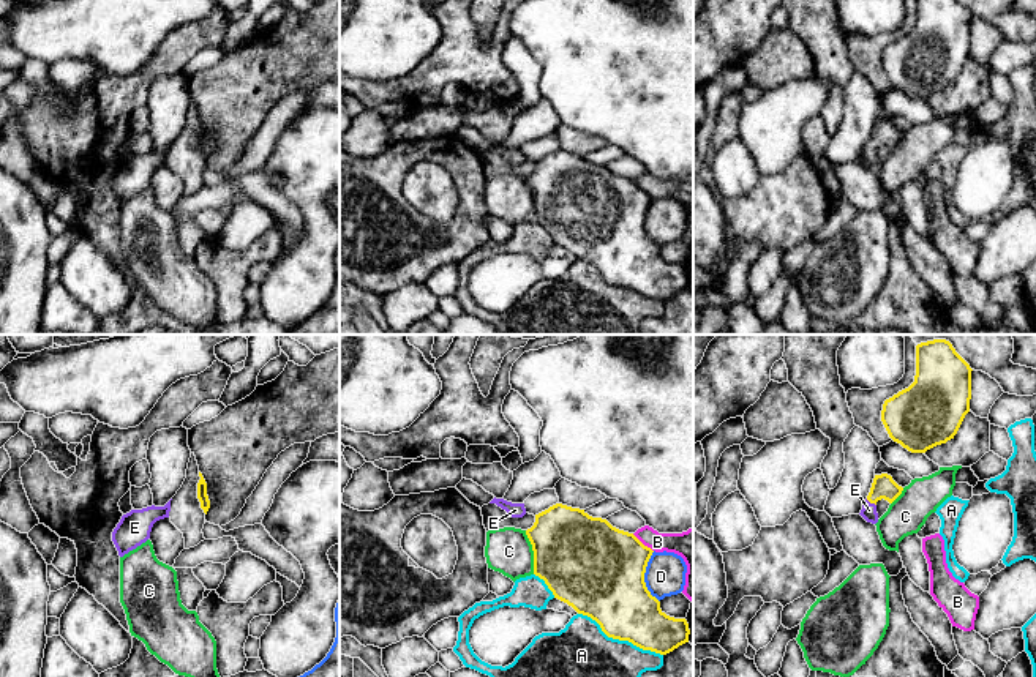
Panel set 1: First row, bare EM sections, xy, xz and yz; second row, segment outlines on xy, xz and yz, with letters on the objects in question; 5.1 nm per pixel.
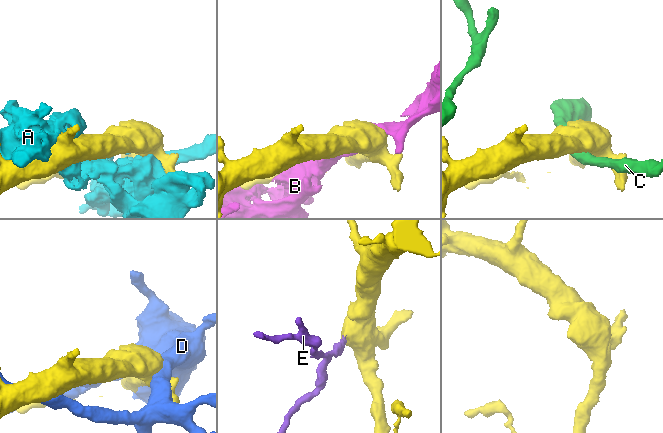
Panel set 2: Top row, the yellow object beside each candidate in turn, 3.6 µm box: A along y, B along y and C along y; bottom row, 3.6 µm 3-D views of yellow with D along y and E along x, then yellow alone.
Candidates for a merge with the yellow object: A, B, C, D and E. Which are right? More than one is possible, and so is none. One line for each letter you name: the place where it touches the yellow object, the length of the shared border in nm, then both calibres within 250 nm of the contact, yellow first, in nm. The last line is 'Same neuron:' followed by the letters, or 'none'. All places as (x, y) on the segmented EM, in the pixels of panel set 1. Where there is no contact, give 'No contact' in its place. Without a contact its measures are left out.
E: Touches yellow at yz (870, 502). Shared border 70 nm. Thickness 120 nm (yellow) against 80 nm
Same neuron: E

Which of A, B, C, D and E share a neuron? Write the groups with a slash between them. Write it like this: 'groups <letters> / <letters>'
groups A / B / C / D / E

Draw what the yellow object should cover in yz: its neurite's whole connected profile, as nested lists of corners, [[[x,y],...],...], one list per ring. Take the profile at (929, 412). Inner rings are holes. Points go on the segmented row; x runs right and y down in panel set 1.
[[[949,341],[918,344],[914,382],[883,404],[889,437],[911,453],[954,439],[970,412],[971,371]]]

